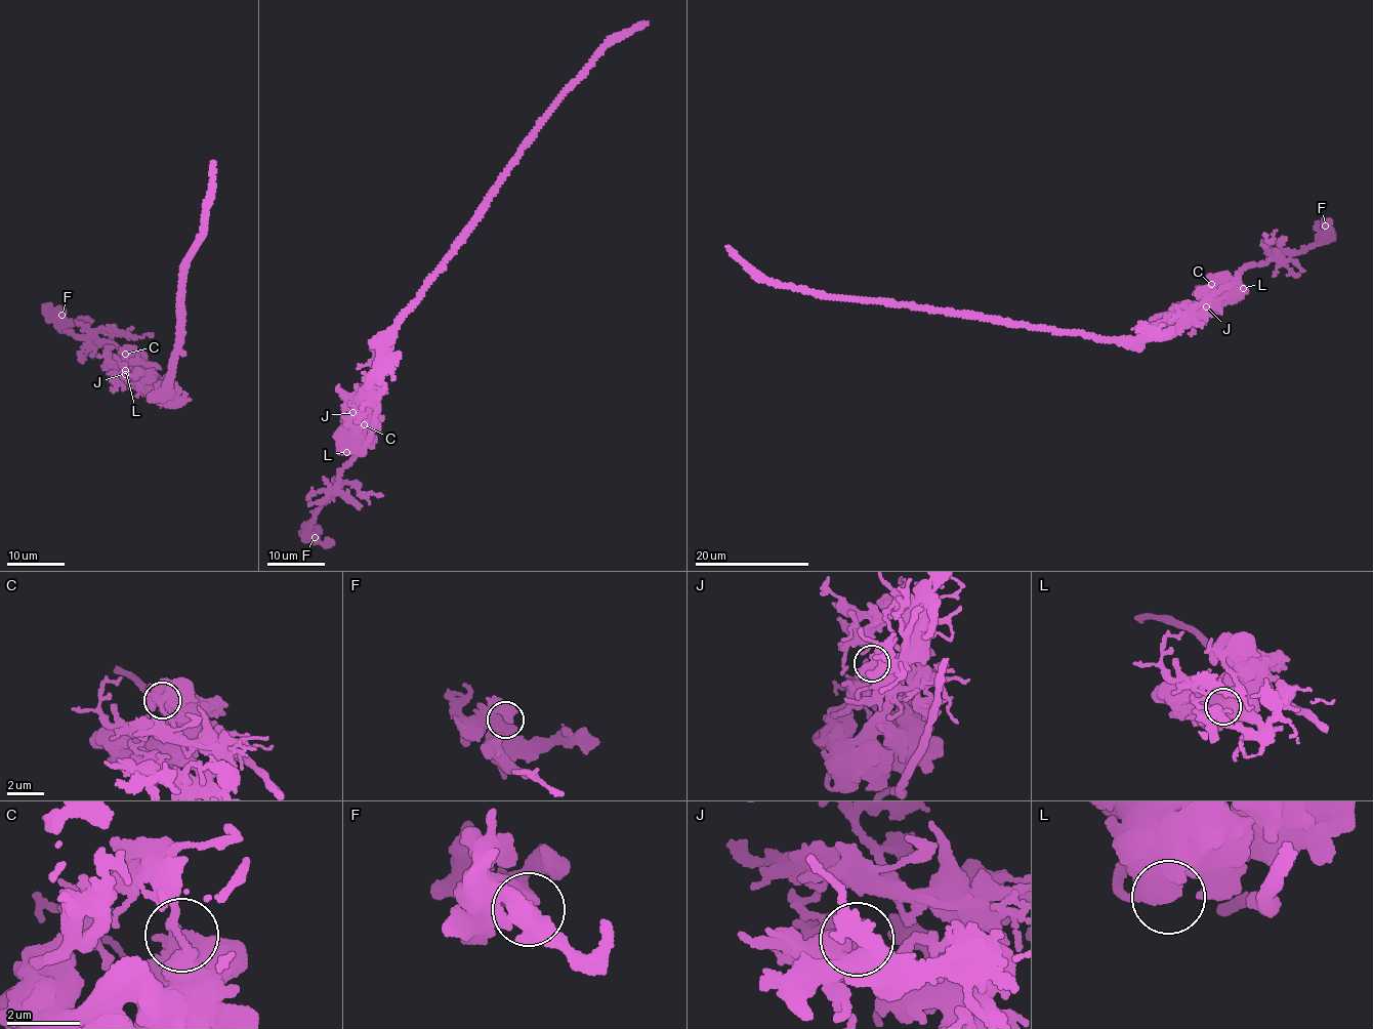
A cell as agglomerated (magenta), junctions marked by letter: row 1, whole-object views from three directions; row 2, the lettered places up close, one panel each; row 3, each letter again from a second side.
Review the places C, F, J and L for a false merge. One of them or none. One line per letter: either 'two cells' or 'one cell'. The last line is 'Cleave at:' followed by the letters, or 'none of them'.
C: two cells
F: one cell
J: one cell
L: one cell
Cleave at: C

